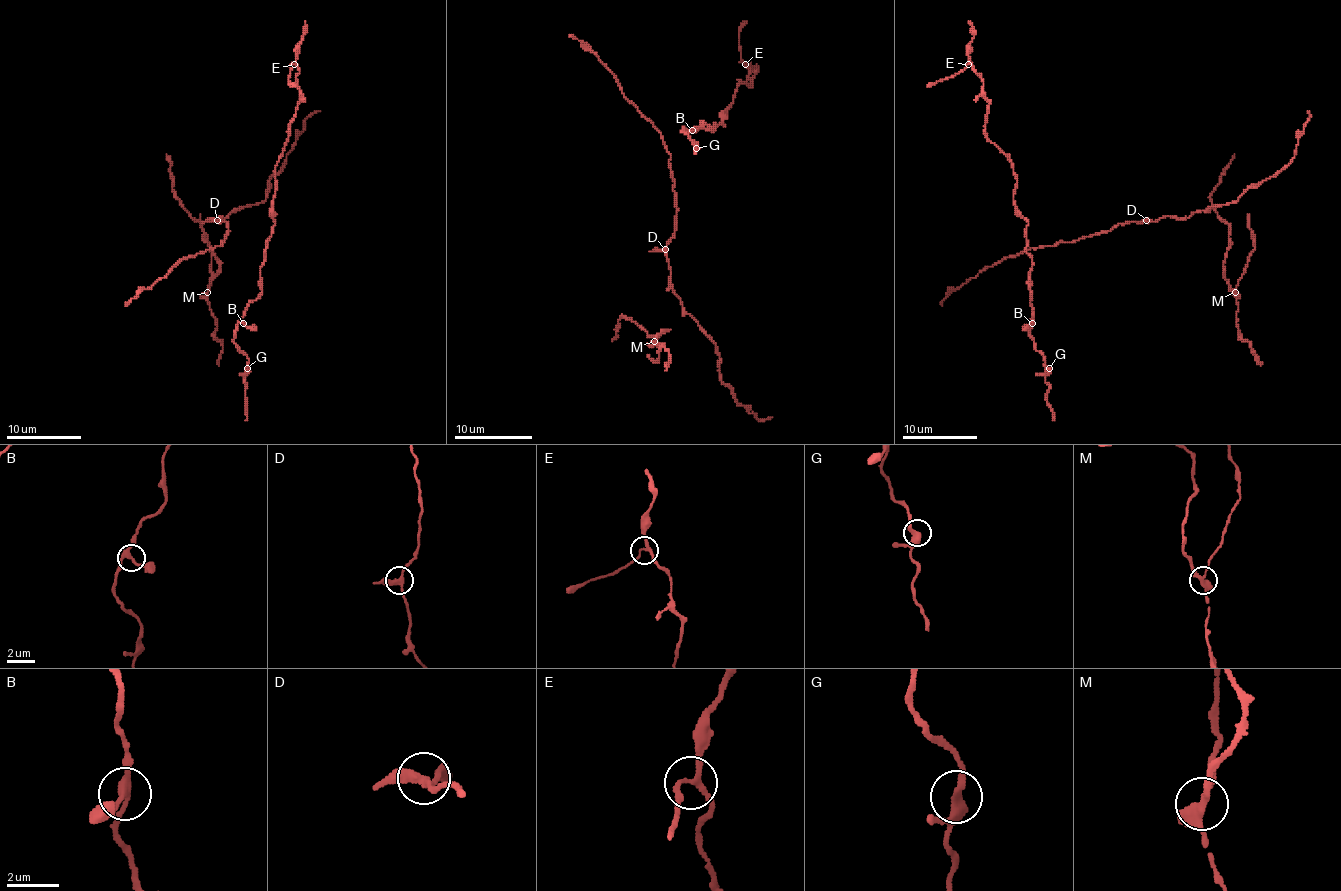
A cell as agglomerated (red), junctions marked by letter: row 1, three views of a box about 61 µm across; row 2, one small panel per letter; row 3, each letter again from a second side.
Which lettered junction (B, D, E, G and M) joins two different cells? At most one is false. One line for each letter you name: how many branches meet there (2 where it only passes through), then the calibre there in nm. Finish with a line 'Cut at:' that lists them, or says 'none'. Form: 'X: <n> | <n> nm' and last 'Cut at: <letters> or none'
M: 3 | 320 nm
Cut at: M

